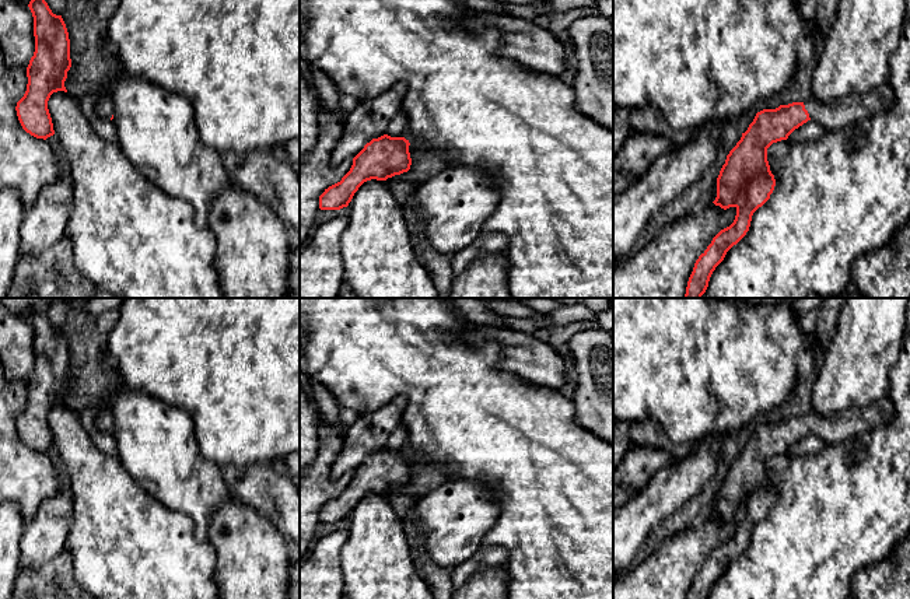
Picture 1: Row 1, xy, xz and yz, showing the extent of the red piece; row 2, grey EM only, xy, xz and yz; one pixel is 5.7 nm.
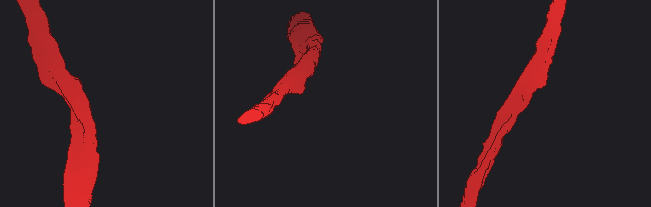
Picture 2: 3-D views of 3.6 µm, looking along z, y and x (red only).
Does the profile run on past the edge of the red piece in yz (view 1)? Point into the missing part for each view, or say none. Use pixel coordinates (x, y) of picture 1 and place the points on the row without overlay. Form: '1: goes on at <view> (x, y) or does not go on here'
1: goes on at yz (836, 427)

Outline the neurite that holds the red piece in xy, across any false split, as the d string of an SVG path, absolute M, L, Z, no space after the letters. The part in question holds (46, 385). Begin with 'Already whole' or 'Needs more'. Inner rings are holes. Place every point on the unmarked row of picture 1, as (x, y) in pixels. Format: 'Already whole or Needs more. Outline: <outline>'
Already whole. Outline: M43 311L31 312L28 320L34 330L35 365L27 381L27 404L15 424L27 446L46 453L55 448L48 414L53 406L67 406L70 353L62 329L53 327Z

